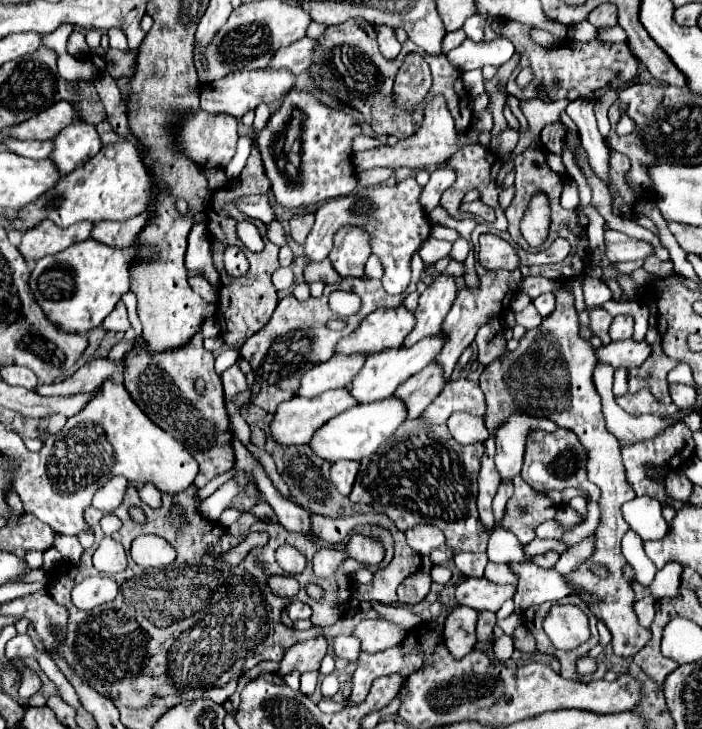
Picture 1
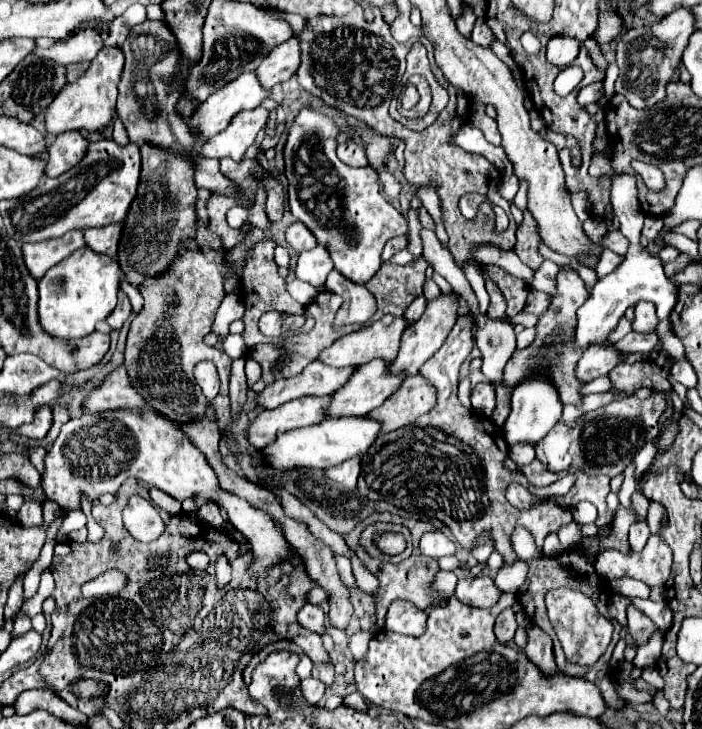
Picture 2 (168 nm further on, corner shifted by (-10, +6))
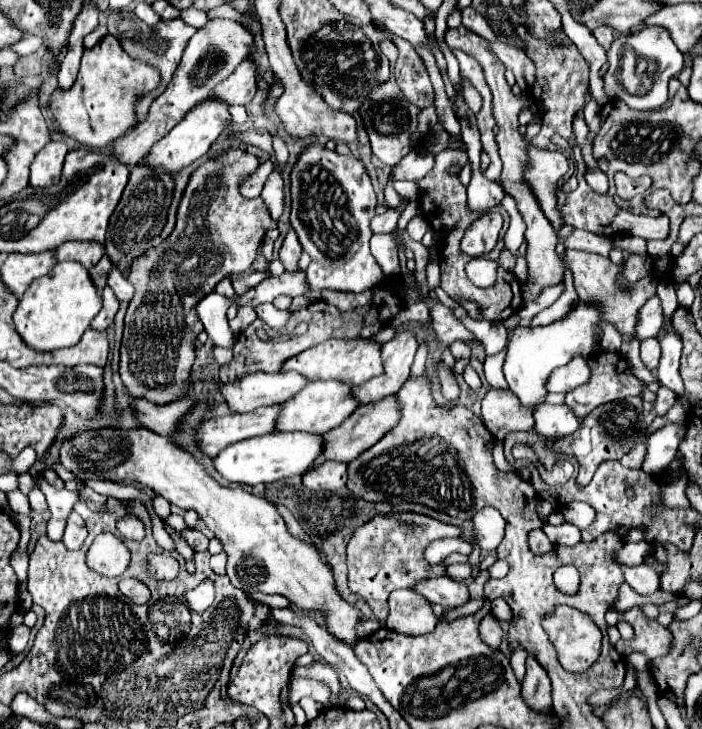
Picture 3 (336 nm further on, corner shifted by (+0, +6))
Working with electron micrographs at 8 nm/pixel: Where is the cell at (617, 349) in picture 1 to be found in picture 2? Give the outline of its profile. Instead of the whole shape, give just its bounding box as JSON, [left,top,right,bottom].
[575,345,621,383]

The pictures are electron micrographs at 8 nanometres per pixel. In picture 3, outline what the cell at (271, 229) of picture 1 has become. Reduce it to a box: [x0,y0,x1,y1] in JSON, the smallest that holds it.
[119,149,277,405]

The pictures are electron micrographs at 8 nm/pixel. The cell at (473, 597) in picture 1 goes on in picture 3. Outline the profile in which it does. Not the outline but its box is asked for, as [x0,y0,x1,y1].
[415,577,471,609]

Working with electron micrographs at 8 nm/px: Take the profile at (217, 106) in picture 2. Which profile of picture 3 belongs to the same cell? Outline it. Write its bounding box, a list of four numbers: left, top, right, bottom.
[145,97,233,175]

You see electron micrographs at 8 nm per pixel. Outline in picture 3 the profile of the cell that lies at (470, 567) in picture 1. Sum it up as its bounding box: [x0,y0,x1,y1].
[473,509,505,551]

